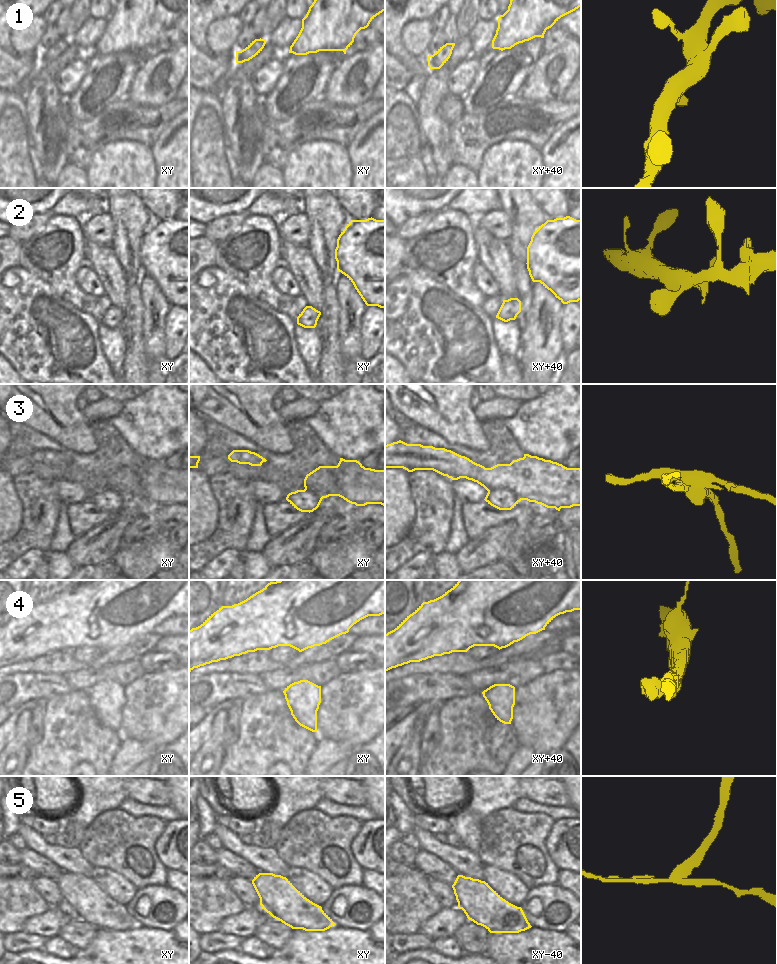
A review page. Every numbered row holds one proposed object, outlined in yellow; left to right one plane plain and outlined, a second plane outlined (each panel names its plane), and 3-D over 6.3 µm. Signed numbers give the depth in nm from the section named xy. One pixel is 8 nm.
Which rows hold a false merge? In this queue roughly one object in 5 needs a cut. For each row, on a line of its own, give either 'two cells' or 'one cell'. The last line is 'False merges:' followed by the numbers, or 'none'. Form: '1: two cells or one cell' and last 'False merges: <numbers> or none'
1: one cell
2: one cell
3: two cells
4: one cell
5: two cells
False merges: 3, 5

